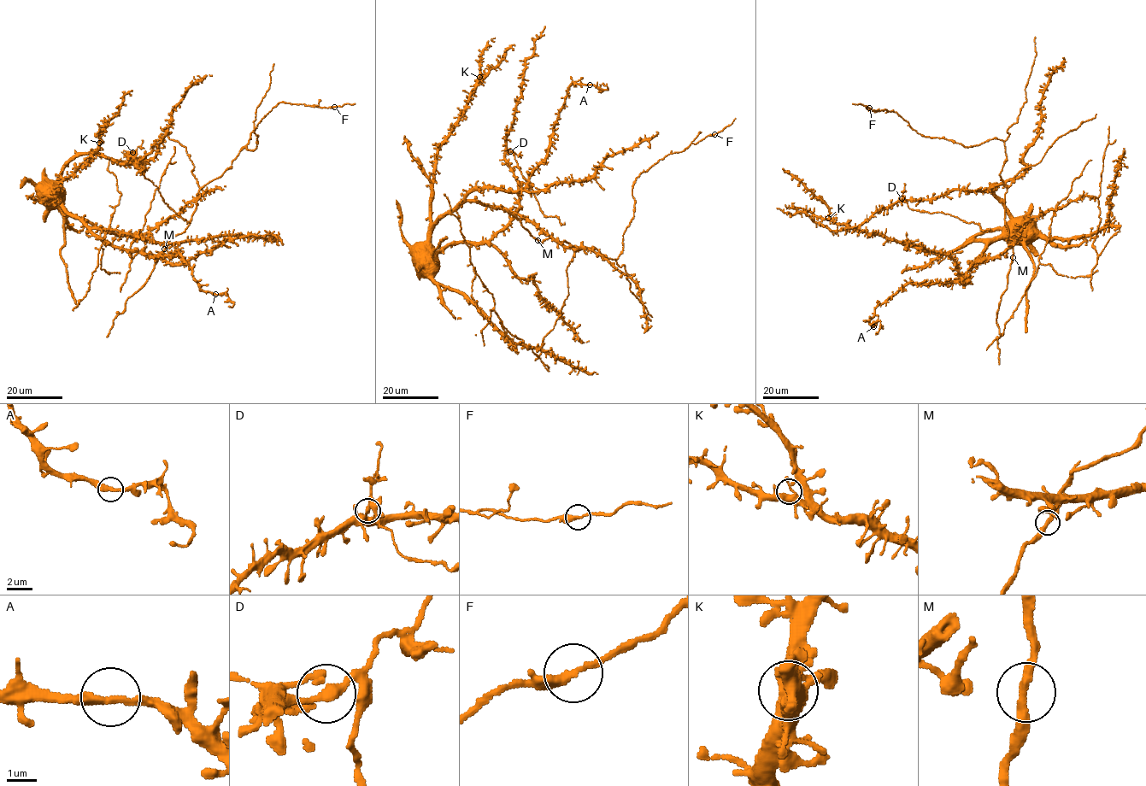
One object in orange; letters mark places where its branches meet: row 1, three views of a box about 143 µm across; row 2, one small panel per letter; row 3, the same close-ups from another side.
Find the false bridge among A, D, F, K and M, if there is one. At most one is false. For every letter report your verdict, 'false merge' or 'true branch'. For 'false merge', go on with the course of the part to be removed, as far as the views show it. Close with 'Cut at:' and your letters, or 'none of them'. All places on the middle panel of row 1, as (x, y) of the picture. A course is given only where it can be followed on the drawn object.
A: true branch
D: false merge | (510, 151), (533, 190), (543, 214), (557, 218), (562, 225), (565, 222)
F: true branch
K: true branch
M: true branch
Cut at: D

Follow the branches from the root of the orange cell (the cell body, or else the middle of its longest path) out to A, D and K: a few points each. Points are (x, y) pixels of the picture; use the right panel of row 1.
A: (1013, 229), (988, 244), (963, 275), (963, 282), (907, 283), (875, 308), (870, 320), (873, 325)
D: (1013, 229), (1008, 210), (991, 185), (984, 191), (951, 190), (930, 198), (902, 198)
K: (1013, 229), (1004, 238), (972, 241), (945, 253), (929, 253), (878, 234), (851, 229), (828, 218)

